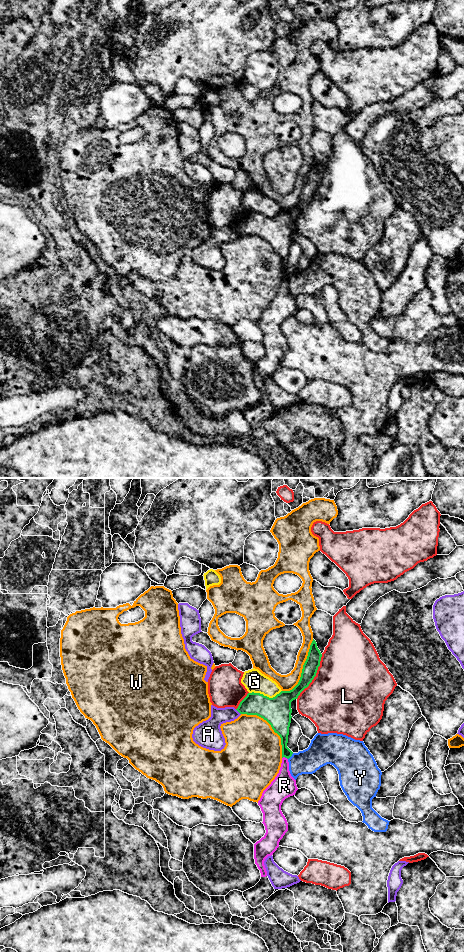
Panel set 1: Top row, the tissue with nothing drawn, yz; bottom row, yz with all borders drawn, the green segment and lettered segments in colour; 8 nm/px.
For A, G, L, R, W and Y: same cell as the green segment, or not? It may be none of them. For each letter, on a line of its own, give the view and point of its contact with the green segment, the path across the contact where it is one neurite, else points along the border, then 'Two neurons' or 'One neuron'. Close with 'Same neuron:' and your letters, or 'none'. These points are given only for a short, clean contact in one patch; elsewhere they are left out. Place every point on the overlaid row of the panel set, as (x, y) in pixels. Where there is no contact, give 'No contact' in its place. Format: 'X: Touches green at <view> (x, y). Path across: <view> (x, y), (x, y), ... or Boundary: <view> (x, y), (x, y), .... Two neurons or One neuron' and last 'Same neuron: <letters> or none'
A: Touches green at yz (238, 711). Two neurons
G: Touches green at yz (265, 696). Boundary: yz (281, 690), (272, 697), (259, 693), (249, 693). Two neurons
L: Touches green at yz (315, 675). Two neurons
R: Touches green at yz (285, 757). Boundary: yz (282, 757), (287, 759). Two neurons
W: Touches green at yz (271, 726). Two neurons
Y: Touches green at yz (291, 755). Boundary: yz (293, 753), (288, 759). Two neurons
Same neuron: none

